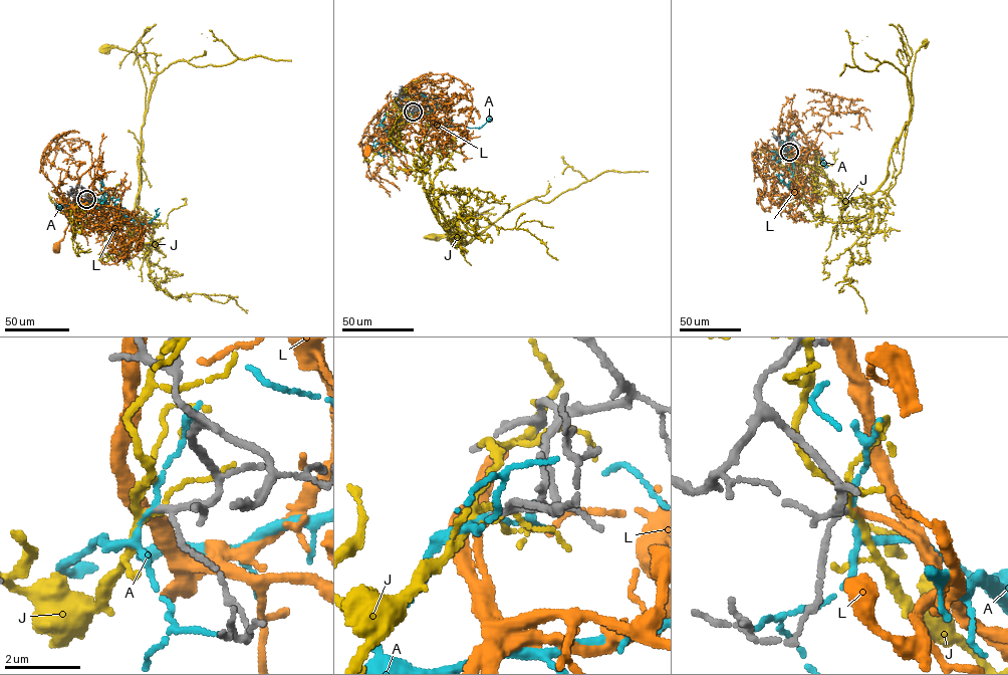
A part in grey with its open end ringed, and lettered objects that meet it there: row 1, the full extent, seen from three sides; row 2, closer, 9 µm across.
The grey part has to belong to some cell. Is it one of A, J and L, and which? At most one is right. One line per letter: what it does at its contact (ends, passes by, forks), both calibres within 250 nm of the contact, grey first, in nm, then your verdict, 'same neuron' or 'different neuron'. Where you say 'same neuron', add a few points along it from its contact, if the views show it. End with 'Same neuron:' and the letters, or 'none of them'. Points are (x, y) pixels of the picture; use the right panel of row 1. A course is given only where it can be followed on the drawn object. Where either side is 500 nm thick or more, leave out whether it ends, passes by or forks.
A: it passes by; calibres 140 and 110 nm; different neuron
J: it forks; calibres 150 and 120 nm; different neuron
L: it ends; calibres 150 and 180 nm; same neuron; course (789, 152), (813, 169), (815, 196)
Same neuron: L

